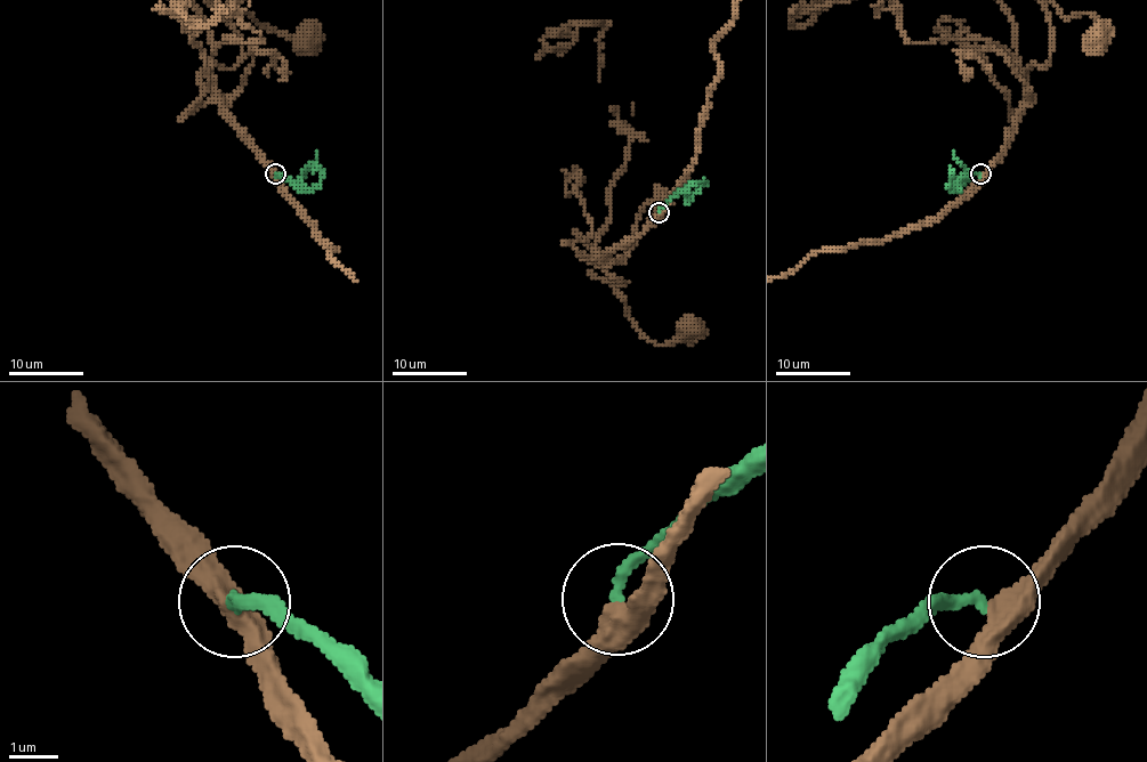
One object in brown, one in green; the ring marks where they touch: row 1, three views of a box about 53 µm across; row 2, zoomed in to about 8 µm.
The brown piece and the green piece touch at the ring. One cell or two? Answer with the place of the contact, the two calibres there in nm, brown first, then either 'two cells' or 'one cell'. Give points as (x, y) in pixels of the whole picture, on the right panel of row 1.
(980, 173) | 420/240 nm | one cell

